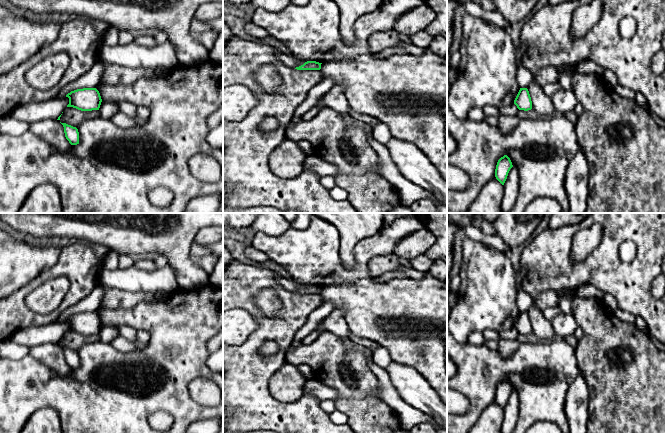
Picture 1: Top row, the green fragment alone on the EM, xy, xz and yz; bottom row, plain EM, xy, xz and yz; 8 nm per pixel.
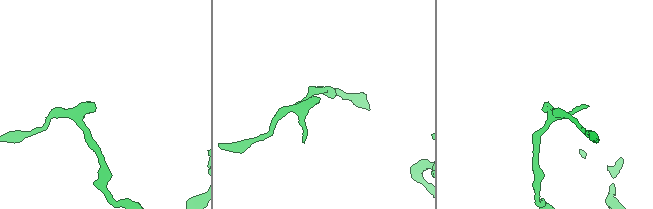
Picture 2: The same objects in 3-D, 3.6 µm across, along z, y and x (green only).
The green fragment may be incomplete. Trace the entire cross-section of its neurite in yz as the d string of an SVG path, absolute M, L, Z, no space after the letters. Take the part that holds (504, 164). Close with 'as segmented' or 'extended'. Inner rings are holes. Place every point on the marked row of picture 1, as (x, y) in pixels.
M504 155L498 160L495 169L495 177L502 185L504 185L508 173L512 167L512 162L507 155Z; as segmented

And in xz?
M307 61L303 65L296 67L295 69L297 70L320 70L321 69L321 64L316 61Z; as segmented

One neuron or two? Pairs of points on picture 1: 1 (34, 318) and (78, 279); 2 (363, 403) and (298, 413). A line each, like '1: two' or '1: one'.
1: one
2: two

